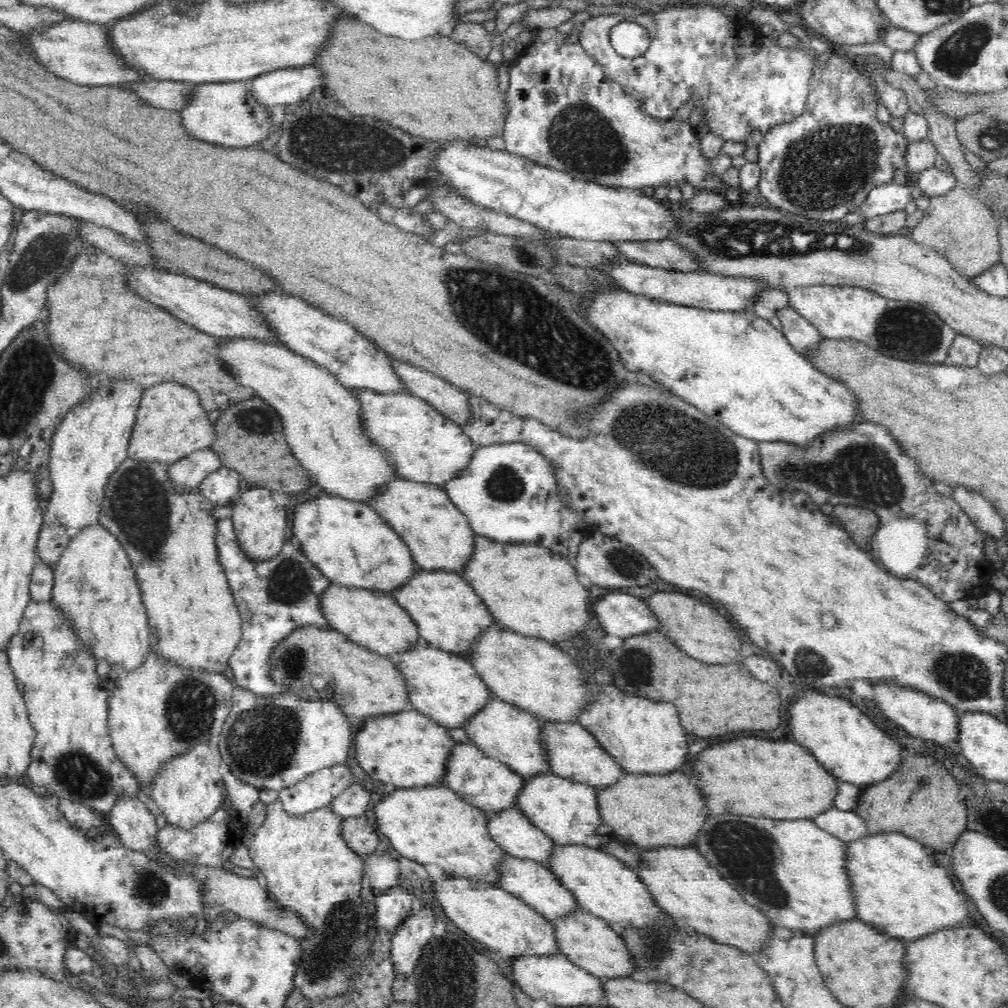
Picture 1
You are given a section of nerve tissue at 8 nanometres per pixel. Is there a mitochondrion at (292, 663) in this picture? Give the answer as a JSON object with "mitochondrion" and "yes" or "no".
{"mitochondrion":"yes"}

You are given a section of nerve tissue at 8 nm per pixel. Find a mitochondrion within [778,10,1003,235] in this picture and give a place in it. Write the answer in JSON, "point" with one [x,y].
{"point":[956,54]}

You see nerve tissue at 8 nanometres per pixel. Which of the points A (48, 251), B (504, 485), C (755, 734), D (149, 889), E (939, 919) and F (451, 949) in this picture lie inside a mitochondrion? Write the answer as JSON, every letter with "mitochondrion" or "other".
{"A":"mitochondrion","B":"mitochondrion","C":"other","D":"mitochondrion","E":"other","F":"other"}

